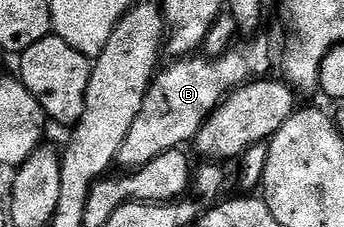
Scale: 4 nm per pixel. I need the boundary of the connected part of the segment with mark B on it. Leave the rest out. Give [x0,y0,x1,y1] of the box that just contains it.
[117,38,271,169]

